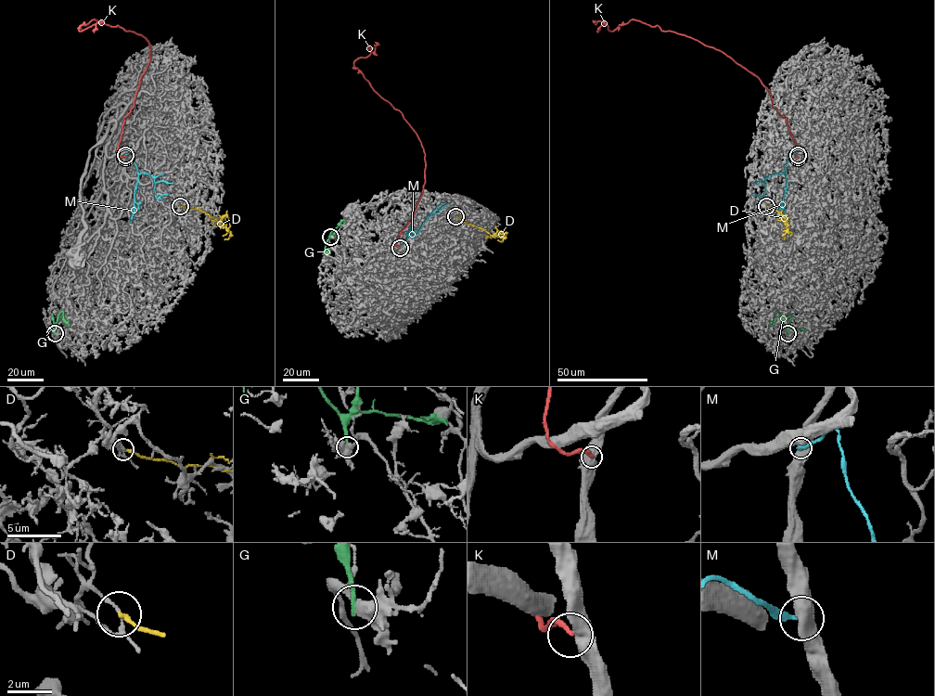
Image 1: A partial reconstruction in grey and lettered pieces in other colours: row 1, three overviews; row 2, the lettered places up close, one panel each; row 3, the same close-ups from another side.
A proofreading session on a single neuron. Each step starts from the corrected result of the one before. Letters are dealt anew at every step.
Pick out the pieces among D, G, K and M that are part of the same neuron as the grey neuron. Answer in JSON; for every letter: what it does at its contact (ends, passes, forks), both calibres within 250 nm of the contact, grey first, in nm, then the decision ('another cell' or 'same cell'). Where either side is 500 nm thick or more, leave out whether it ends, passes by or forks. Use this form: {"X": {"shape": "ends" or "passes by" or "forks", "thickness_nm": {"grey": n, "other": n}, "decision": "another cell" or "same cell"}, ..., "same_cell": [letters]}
{"D": {"shape": "ends", "thickness_nm": {"grey": 140, "other": 160}, "decision": "another cell"}, "G": {"shape": "ends", "thickness_nm": {"grey": 480, "other": 240}, "decision": "another cell"}, "K": {"thickness_nm": {"grey": 650, "other": 260}, "decision": "another cell"}, "M": {"thickness_nm": {"grey": 600, "other": 220}, "decision": "another cell"}, "same_cell": []}

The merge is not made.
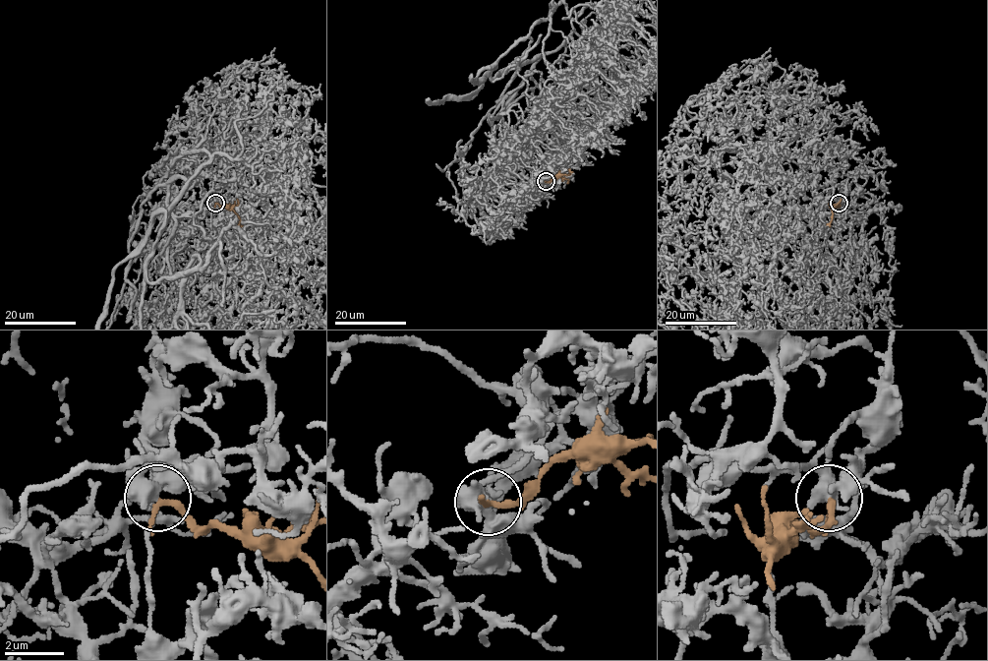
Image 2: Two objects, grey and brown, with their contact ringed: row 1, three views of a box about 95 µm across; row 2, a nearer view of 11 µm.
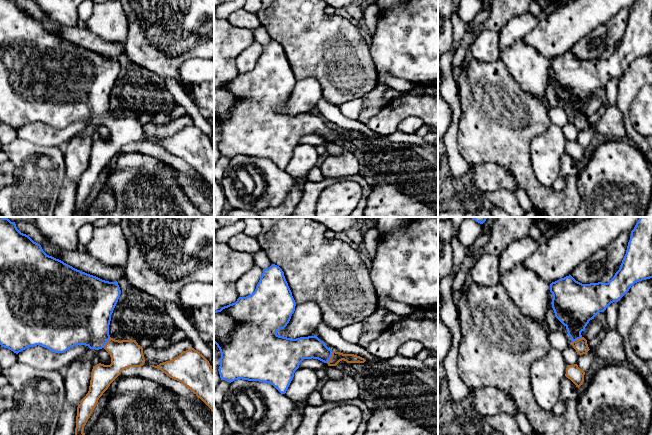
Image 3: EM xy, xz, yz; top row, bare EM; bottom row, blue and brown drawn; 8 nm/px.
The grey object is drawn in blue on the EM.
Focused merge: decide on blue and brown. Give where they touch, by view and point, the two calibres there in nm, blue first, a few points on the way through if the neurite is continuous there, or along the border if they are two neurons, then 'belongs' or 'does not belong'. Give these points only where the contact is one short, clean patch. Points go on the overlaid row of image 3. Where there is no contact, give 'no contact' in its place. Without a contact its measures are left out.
meets blue in xz at (330, 357); 180 nm thick on the blue side, 90 nm on the other; runs through xz (309, 347), (313, 347), (330, 357), (336, 357); belongs

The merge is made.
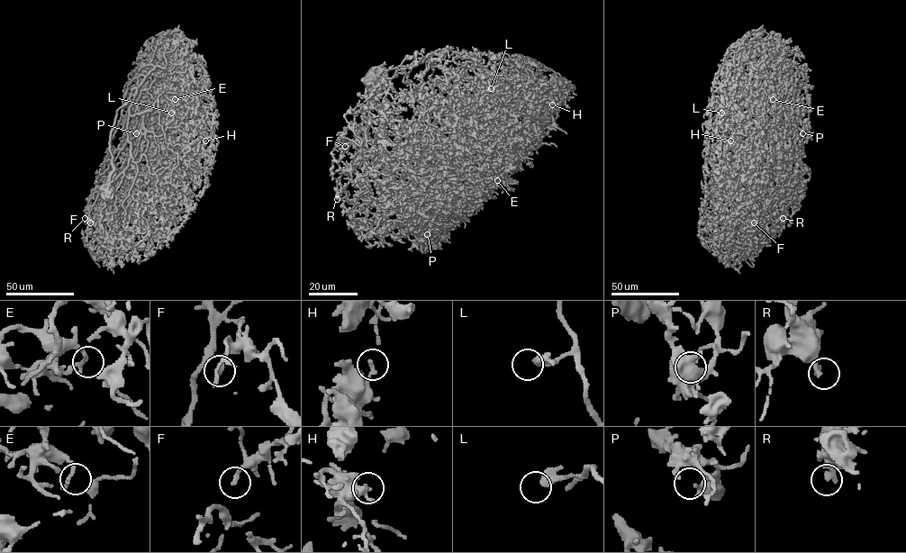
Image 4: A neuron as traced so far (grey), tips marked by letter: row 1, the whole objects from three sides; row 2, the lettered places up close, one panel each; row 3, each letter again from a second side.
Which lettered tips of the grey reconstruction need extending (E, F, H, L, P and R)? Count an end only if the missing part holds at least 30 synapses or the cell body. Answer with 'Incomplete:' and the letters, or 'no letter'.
Incomplete: R

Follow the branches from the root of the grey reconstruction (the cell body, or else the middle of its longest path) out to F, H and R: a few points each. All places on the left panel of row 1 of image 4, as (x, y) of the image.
F: (105, 194), (116, 112), (135, 88), (128, 166), (105, 201), (102, 227), (90, 222)
H: (105, 194), (116, 112), (133, 89), (130, 114), (149, 111), (158, 100), (167, 143), (194, 156), (205, 140)
R: (105, 194), (113, 169), (110, 136), (116, 112), (135, 88), (127, 126), (128, 165), (94, 194), (85, 218)

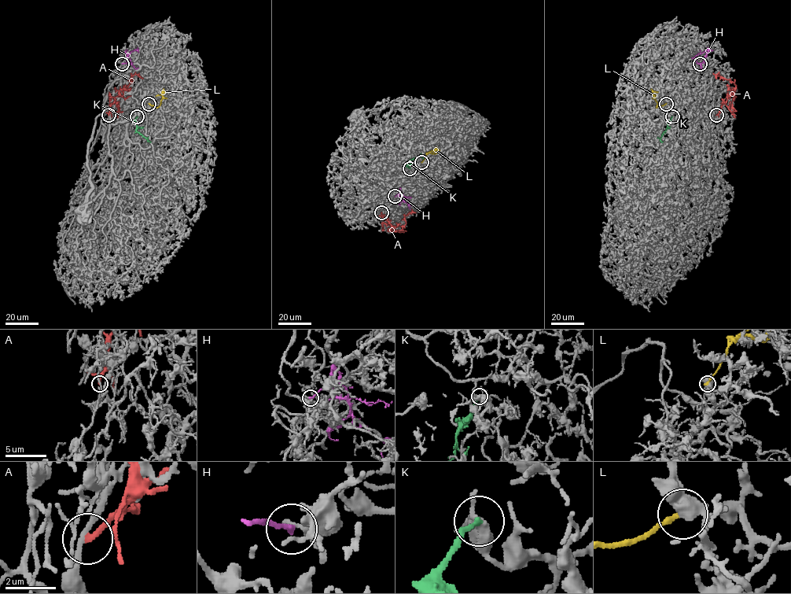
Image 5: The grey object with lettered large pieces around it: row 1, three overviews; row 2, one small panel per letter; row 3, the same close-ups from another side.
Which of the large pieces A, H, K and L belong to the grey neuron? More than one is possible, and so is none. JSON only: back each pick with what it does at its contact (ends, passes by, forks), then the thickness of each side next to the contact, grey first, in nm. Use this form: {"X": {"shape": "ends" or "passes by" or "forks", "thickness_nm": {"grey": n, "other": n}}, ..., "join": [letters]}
{"join": []}

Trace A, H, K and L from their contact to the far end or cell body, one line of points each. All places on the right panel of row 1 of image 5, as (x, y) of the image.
A: (716, 115), (735, 85), (719, 74), (715, 79)
H: (700, 64), (694, 57), (709, 49), (707, 47)
K: (671, 116), (660, 139), (663, 142)
L: (666, 104), (656, 107), (653, 93), (657, 91)

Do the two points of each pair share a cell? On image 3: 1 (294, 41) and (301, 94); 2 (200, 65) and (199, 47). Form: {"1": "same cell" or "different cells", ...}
{"1": "different cells", "2": "different cells"}

